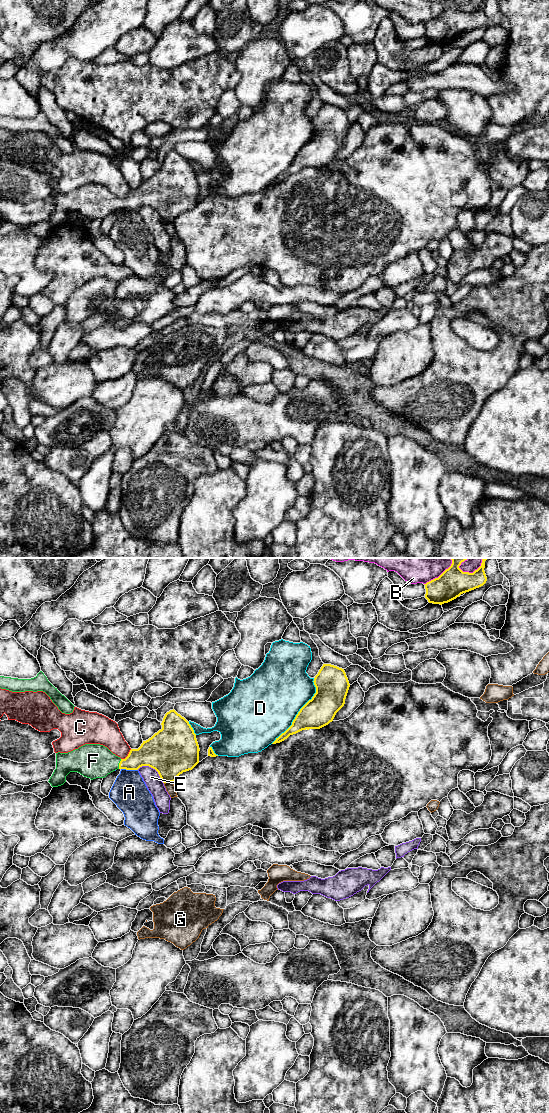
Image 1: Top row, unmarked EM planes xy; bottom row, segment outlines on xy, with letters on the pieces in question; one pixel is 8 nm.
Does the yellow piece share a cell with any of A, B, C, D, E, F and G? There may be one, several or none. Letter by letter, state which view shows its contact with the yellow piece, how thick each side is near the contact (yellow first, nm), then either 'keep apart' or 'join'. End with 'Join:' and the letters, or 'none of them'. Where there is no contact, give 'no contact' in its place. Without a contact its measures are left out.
A: contact in xy; calibres 240 and 300 nm; keep apart
B: contact in xy; calibres 240 and 100 nm; keep apart
C: contact in xy; calibres 280 and 200 nm; keep apart
D: contact in xy; calibres 240 and 480 nm; keep apart
E: contact in xy; calibres 380 and 130 nm; keep apart
F: contact in xy; calibres 190 and 280 nm; join
G: contact in xy; calibres 380 and 80 nm; keep apart
Join: F

